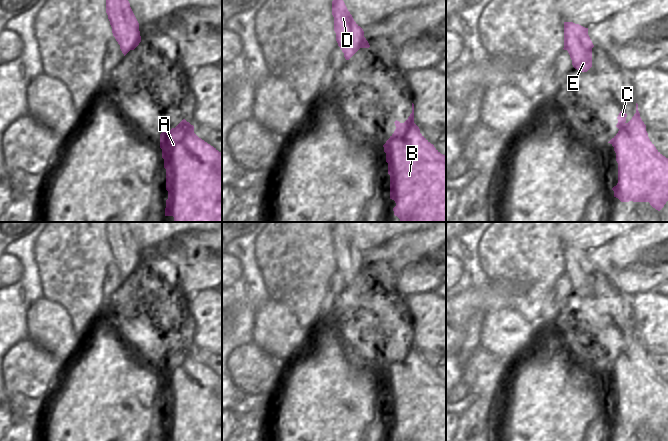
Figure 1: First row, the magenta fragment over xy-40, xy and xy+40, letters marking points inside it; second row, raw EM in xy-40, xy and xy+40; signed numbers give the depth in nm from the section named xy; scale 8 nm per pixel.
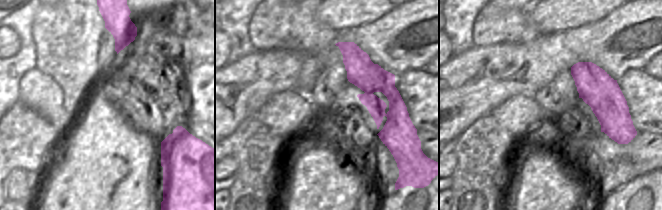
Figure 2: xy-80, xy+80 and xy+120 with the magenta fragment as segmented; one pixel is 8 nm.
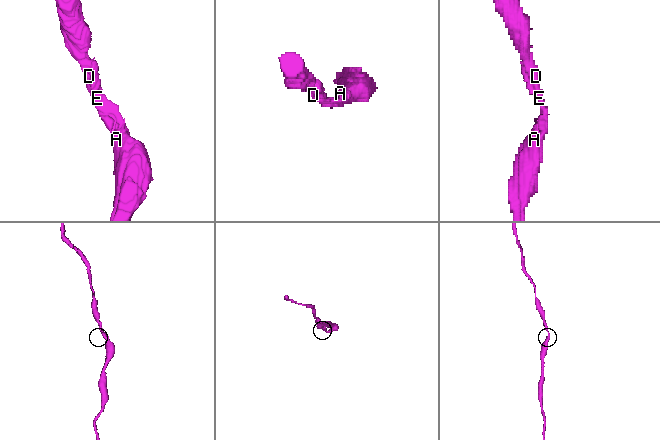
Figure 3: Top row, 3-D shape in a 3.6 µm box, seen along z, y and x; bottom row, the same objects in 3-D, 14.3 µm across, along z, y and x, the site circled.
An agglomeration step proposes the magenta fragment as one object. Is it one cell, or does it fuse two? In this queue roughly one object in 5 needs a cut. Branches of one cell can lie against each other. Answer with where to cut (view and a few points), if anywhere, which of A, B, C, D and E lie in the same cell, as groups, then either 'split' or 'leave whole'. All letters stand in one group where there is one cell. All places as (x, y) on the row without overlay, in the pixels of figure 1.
cut none; groups A B C D E; leave whole

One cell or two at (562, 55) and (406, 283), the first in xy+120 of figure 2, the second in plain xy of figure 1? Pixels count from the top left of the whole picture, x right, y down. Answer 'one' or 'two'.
one

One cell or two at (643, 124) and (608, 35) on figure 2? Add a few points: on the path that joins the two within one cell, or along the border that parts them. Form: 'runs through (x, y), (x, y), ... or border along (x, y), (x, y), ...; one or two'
border along (642, 69), (628, 69), (617, 80); two

